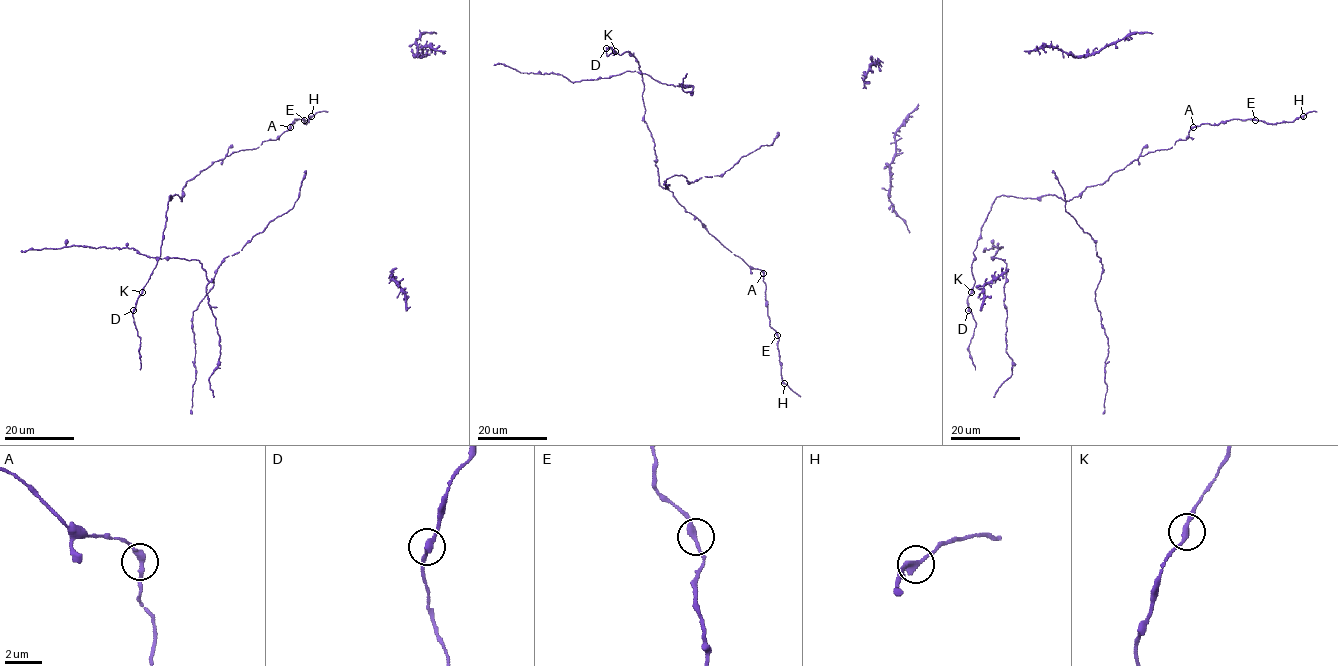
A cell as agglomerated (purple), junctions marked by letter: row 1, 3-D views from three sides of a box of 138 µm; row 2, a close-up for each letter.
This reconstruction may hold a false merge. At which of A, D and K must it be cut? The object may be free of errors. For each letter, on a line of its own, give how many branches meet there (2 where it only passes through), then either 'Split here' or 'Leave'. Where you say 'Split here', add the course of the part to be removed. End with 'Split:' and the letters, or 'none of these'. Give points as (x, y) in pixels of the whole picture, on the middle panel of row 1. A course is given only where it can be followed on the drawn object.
A: Branches: 2. Leave
D: Branches: 2. Leave
K: Branches: 2. Leave
Split: none of these

